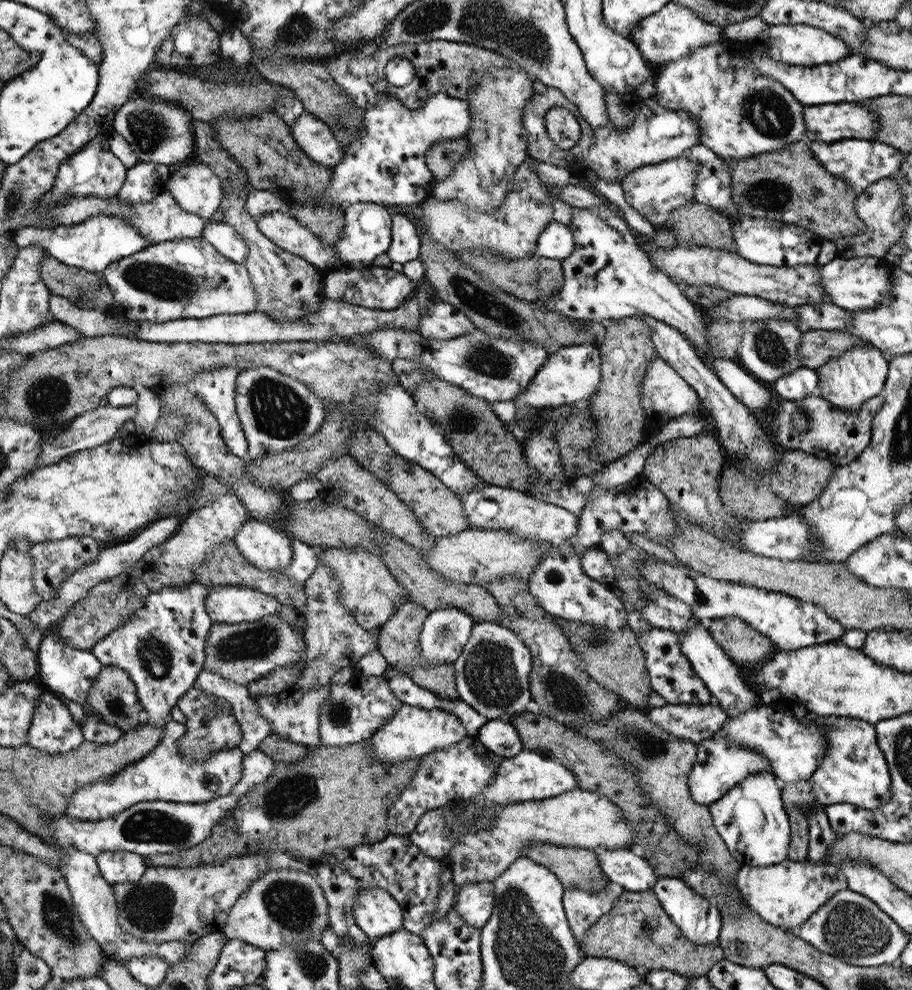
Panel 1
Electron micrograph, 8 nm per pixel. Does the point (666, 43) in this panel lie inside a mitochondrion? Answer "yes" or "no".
yes

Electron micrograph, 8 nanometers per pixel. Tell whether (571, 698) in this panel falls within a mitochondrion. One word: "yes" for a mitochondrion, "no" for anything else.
yes

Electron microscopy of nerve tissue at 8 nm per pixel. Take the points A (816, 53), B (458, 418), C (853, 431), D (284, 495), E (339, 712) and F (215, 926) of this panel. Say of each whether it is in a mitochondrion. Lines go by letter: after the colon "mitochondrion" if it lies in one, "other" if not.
A: other
B: mitochondrion
C: other
D: other
E: mitochondrion
F: other

